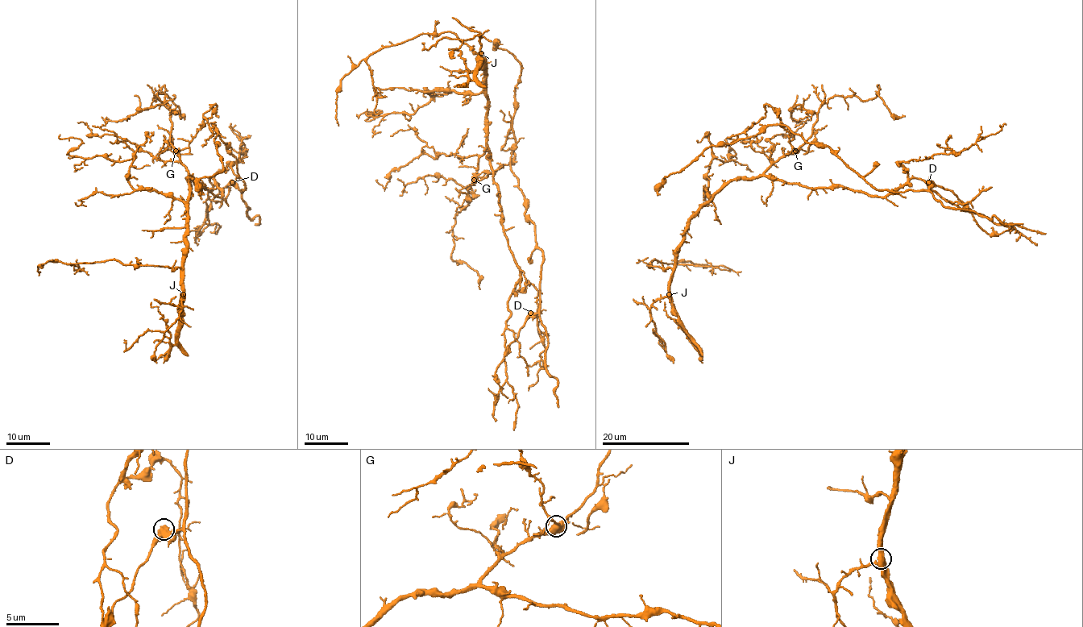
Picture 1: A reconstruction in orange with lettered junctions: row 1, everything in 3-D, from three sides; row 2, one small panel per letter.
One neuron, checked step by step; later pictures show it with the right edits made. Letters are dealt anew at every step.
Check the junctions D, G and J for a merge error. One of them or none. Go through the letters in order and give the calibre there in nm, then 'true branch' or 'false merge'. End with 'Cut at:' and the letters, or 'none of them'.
D: calibre 480 nm; true branch
G: calibre 500 nm; true branch
J: calibre 550 nm; true branch
Cut at: none of them

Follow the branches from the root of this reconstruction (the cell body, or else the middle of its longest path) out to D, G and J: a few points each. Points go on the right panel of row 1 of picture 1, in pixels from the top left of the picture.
D: (894, 189), (898, 189), (912, 178), (917, 178), (946, 200), (963, 209), (963, 203), (952, 191), (928, 182)
G: (894, 189), (883, 197), (873, 197), (843, 186), (807, 188), (785, 183), (765, 174), (775, 161), (795, 151)
J: (894, 189), (873, 197), (843, 186), (807, 188), (765, 176), (731, 179), (690, 219), (670, 295)

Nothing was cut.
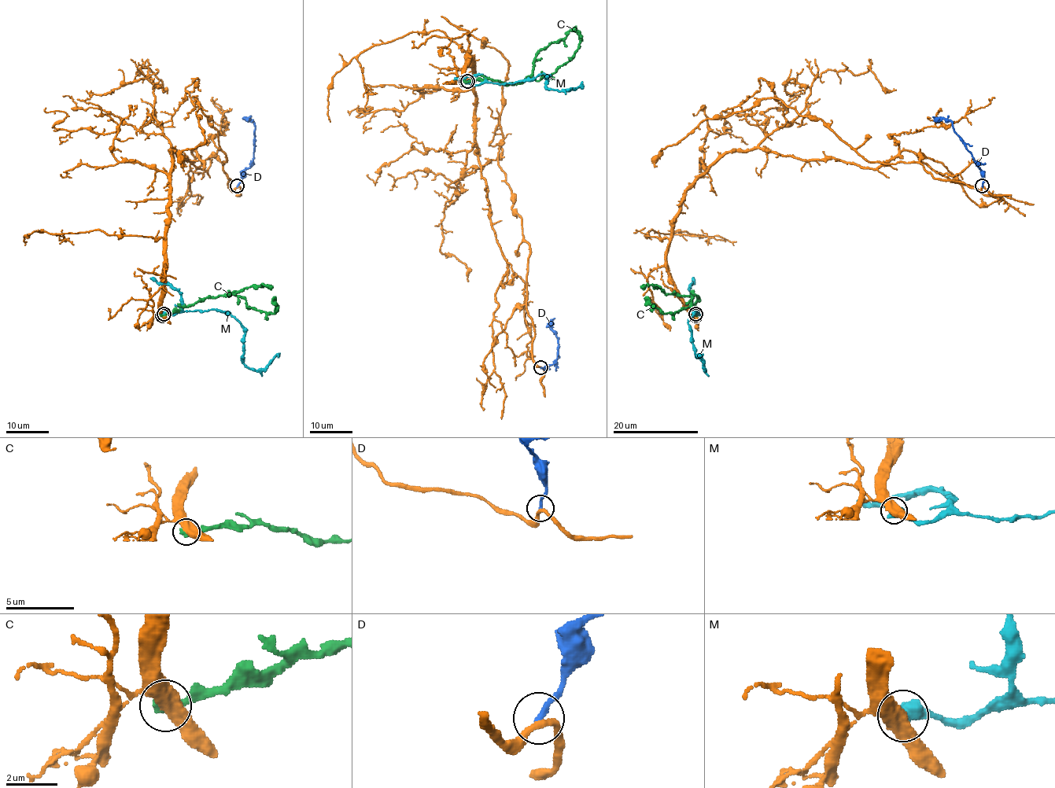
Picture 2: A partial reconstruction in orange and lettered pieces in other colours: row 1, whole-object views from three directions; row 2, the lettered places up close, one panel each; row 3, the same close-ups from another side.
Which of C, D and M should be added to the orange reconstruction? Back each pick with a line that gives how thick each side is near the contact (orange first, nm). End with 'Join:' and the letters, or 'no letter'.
Join: no letter

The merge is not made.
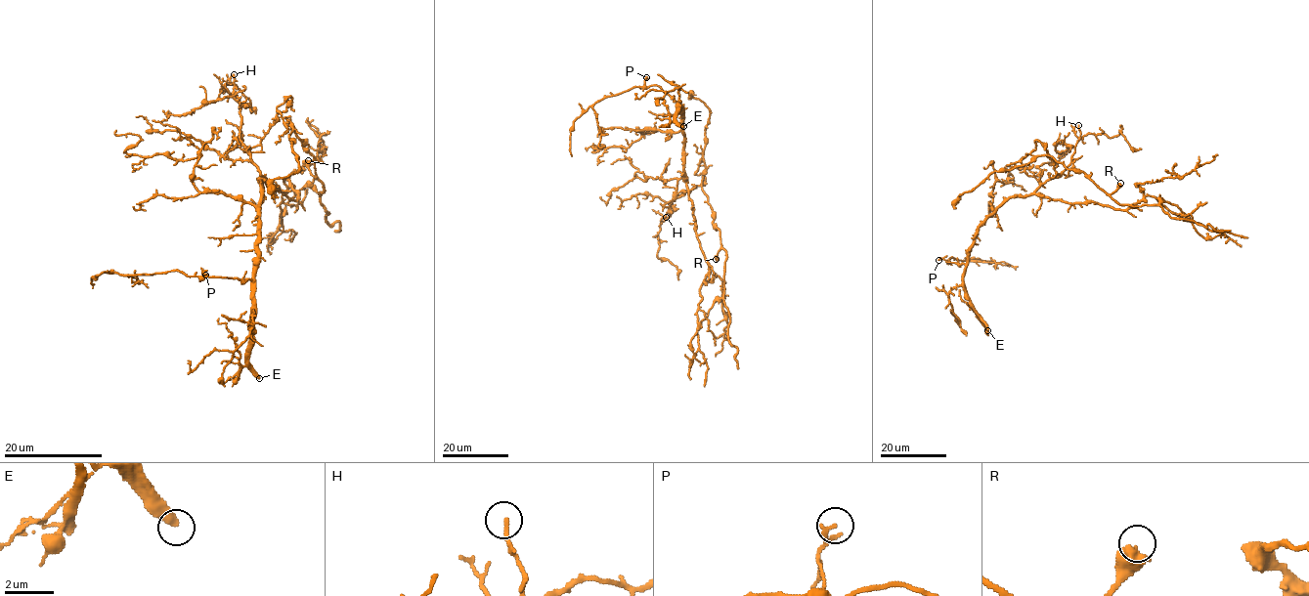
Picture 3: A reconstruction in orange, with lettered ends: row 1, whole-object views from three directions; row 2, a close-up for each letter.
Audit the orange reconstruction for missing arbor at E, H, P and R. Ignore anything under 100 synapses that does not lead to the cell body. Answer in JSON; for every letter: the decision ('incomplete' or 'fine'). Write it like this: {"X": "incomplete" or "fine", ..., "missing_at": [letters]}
{"E": "incomplete", "H": "fine", "P": "fine", "R": "fine", "missing_at": ["E"]}

